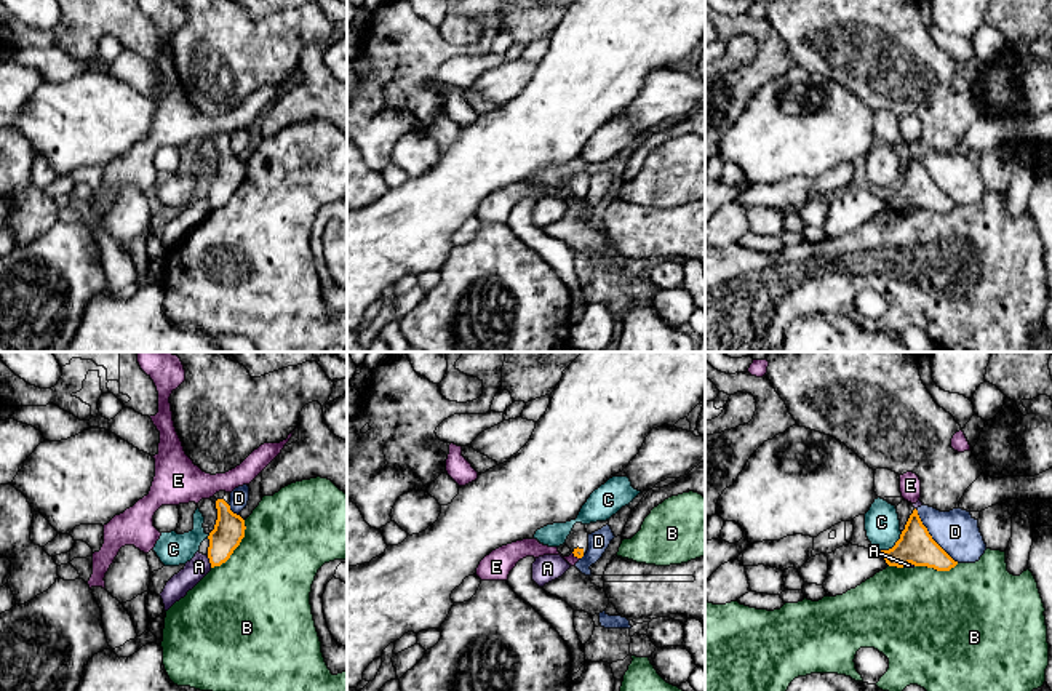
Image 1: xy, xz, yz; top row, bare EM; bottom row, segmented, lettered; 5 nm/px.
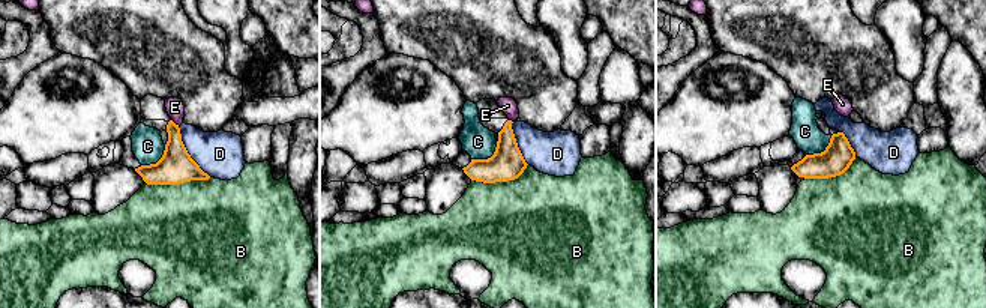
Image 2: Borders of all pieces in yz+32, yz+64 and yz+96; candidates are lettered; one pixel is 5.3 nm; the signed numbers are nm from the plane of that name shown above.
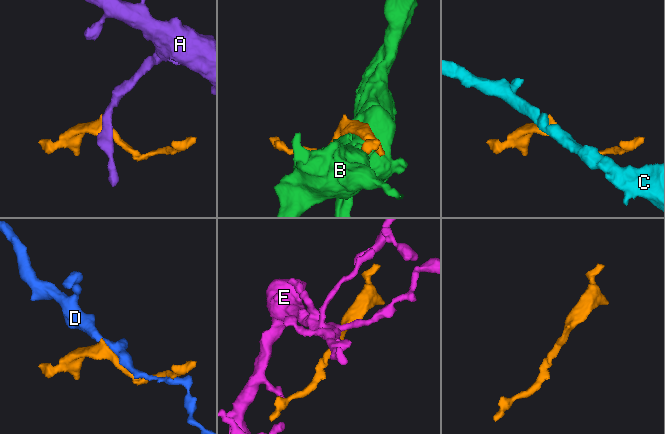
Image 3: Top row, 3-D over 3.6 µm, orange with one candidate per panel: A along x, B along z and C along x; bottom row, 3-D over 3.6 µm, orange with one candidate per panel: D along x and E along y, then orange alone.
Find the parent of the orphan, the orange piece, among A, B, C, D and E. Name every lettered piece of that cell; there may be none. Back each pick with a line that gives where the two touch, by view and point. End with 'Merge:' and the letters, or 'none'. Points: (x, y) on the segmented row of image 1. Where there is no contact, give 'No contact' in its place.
Merge: none

